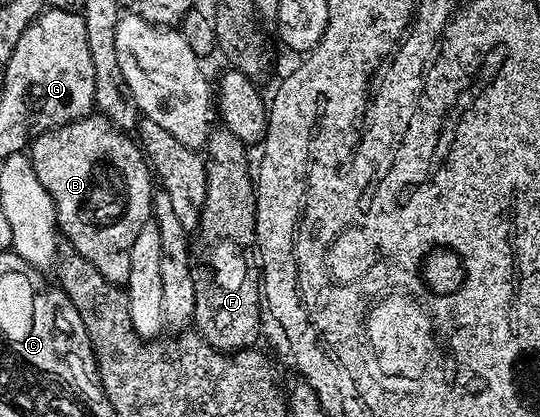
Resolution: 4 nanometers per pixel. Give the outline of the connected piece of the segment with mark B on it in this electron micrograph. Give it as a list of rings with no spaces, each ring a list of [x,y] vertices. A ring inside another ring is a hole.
[[[90,115],[80,117],[77,121],[67,123],[58,129],[47,131],[43,135],[39,135],[31,142],[31,148],[28,150],[28,155],[33,161],[35,167],[35,175],[39,175],[39,183],[43,183],[43,187],[51,195],[53,206],[57,212],[57,224],[60,232],[65,237],[71,248],[79,255],[83,255],[83,259],[87,259],[87,263],[91,263],[91,267],[95,267],[95,271],[99,271],[99,275],[103,279],[107,279],[112,285],[124,286],[127,275],[131,275],[131,247],[135,243],[135,238],[138,237],[139,231],[143,231],[143,227],[150,224],[151,214],[153,212],[153,199],[155,196],[154,180],[151,178],[151,166],[144,153],[141,152],[141,146],[136,140],[133,141],[128,132],[116,129],[111,122],[100,115]]]

